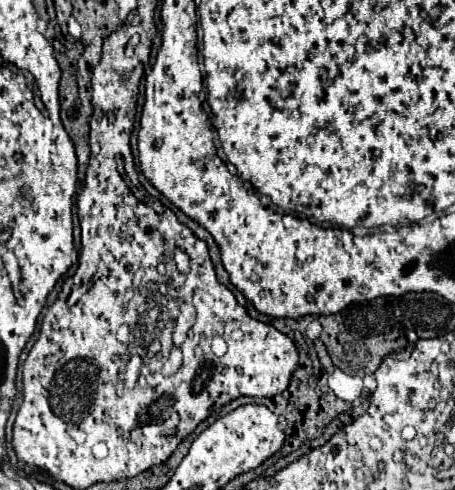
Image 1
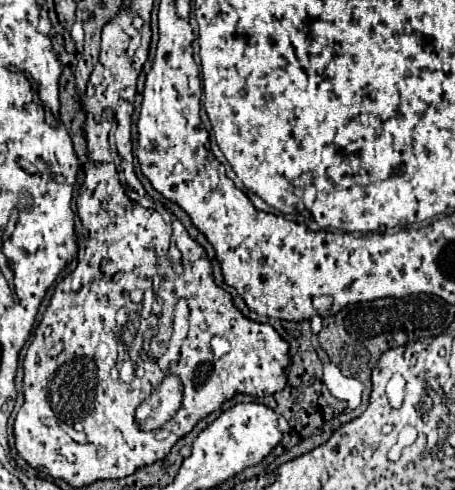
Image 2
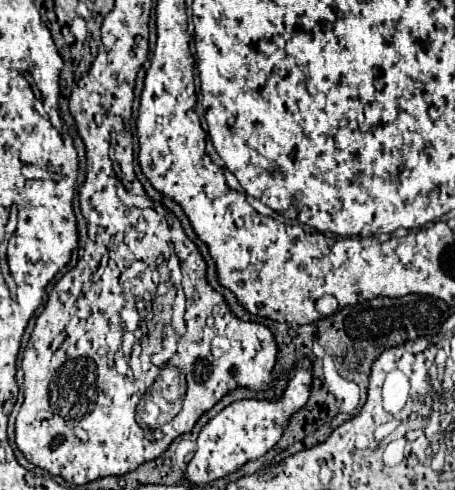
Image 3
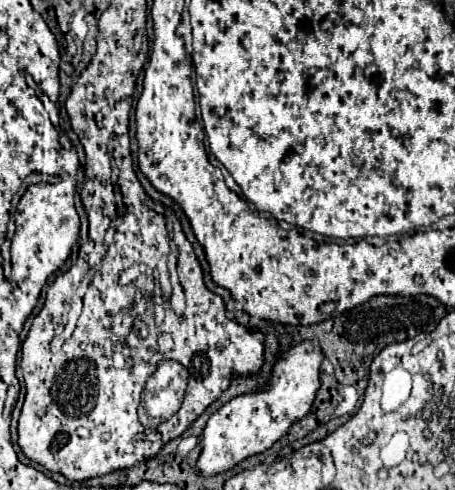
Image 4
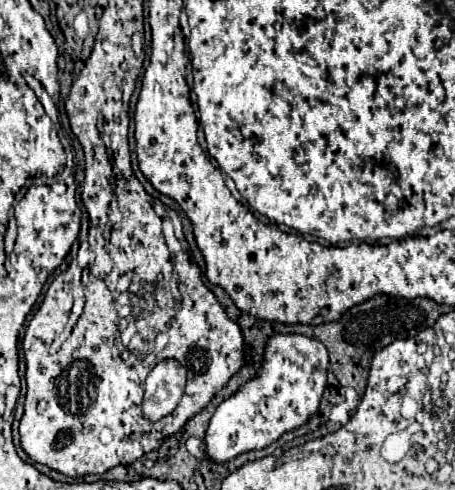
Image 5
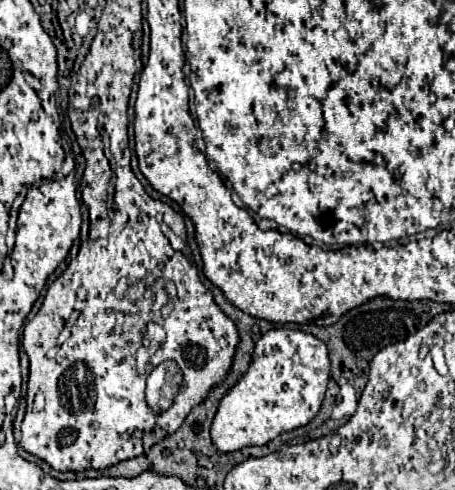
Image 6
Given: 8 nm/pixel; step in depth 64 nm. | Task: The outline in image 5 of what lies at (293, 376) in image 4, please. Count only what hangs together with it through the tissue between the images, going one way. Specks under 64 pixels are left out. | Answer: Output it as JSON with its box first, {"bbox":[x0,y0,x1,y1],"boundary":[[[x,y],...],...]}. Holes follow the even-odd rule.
{"bbox":[205,334,326,462],"boundary":[[[274,334],[268,338],[266,360],[260,372],[262,374],[246,382],[236,394],[226,398],[210,418],[205,444],[206,454],[213,461],[228,462],[250,450],[262,450],[276,442],[284,432],[302,426],[308,416],[316,412],[326,388],[326,346],[300,334]],[[276,374],[282,374],[282,378]]]}

